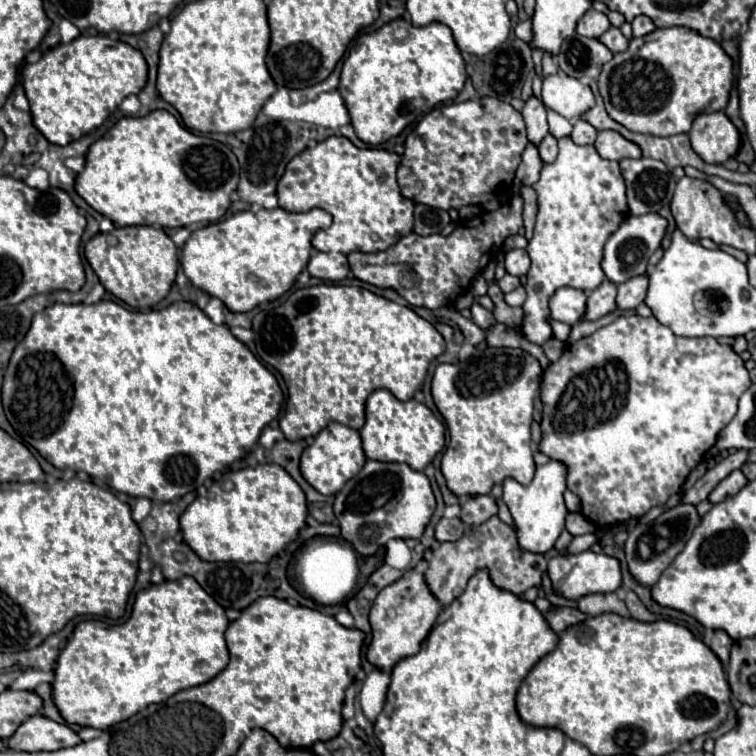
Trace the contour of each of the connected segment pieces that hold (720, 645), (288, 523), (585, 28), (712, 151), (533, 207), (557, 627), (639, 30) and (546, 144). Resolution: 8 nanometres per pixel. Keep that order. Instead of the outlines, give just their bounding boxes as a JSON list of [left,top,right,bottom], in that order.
[[711,630,733,666],[181,464,305,562],[577,10,611,38],[689,110,739,164],[520,186,537,240],[545,606,587,632],[633,16,655,36],[539,134,557,162]]

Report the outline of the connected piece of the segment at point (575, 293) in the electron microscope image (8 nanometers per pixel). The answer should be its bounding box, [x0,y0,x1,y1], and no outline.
[549,288,587,326]

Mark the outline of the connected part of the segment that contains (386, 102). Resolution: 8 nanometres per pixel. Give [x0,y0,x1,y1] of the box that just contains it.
[337,20,465,146]

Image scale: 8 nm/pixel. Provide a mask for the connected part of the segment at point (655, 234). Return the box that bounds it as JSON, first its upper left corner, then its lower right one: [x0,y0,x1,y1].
[603,214,667,284]

